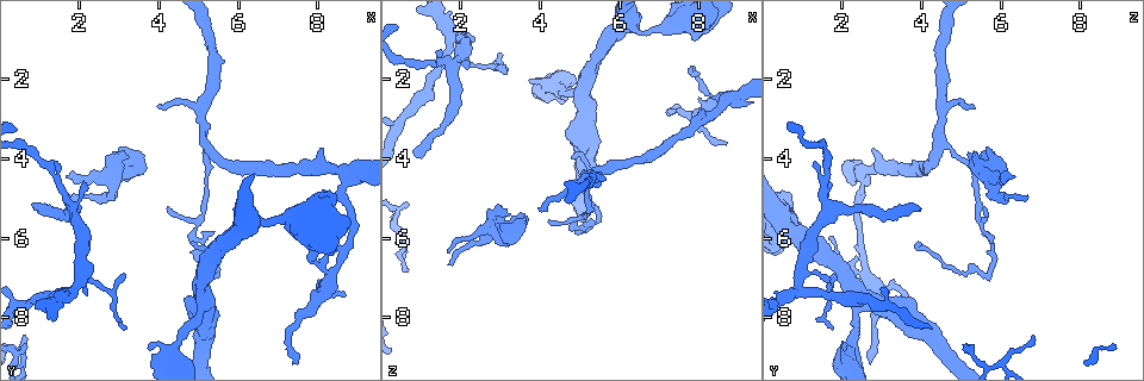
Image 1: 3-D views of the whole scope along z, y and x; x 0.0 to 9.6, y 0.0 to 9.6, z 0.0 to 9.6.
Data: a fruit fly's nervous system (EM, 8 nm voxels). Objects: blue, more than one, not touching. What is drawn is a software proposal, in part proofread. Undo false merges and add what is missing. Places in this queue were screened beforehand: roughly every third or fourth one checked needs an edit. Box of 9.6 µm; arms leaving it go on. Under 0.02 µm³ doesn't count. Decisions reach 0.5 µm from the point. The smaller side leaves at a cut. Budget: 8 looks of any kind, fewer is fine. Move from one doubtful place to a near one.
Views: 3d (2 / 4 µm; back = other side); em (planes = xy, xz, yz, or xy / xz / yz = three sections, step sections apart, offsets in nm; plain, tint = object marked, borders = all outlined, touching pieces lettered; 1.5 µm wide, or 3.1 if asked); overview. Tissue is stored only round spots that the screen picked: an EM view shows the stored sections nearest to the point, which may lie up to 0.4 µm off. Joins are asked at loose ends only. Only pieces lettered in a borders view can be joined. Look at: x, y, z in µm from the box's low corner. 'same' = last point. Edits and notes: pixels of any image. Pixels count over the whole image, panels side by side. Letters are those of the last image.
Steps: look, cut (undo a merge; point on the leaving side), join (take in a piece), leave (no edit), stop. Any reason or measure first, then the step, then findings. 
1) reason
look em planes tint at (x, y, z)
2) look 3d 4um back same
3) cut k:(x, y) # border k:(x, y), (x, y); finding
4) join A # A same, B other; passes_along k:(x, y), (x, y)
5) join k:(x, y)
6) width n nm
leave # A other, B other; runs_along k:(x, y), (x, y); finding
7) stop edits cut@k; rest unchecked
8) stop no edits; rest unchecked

tapers out
look em xz step 4 tint at (0.80, 5.20, 3.80)

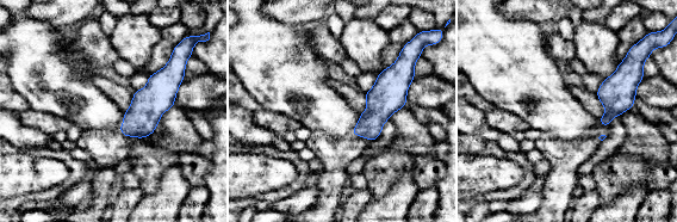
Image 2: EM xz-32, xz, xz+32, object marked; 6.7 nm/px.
look em planes borders same

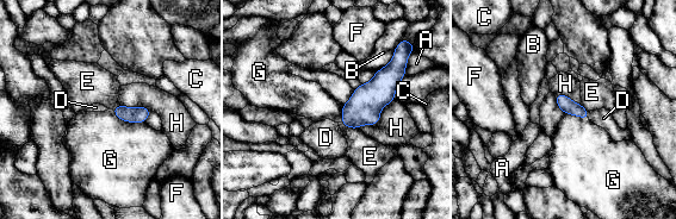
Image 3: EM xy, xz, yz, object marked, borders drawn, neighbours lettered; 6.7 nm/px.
join D # A other, B other, C other, D same, E other, F other, G other, H other; passes_along 3:(566, 105), (588, 116), (603, 118); the cell continues

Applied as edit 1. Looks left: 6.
look overview

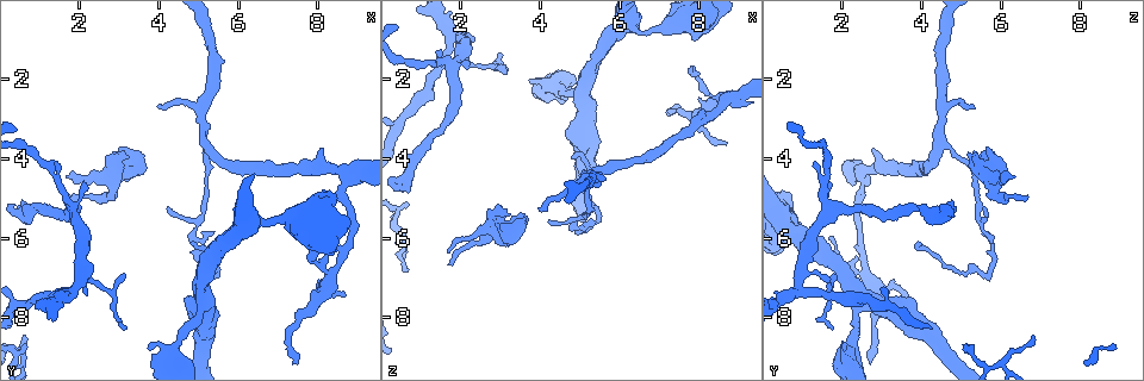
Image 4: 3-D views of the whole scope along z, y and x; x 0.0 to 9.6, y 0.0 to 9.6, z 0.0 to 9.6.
abrupt turn
look em xz step 4 borders at (6.35, 5.65, 0.70)

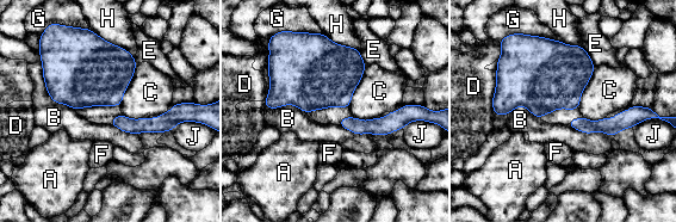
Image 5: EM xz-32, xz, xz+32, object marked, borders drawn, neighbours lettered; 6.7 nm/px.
width 280 nm
leave # A other, B other, C other, D other, E other, F other, G other, H other, J other; border 5:(137, 63), (134, 76), (119, 105); continuous, no second cell

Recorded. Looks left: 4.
sharp bend
look 3d 2um at (5.15, 3.65, 4.35)

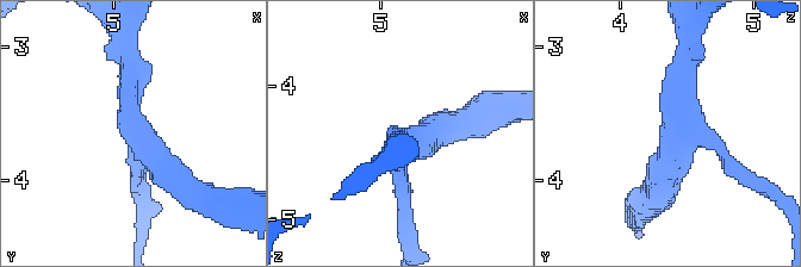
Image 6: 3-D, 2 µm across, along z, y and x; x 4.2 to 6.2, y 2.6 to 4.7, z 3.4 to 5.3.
arms 3; now the EM
look em planes borders at (5.20, 3.66, 4.38)

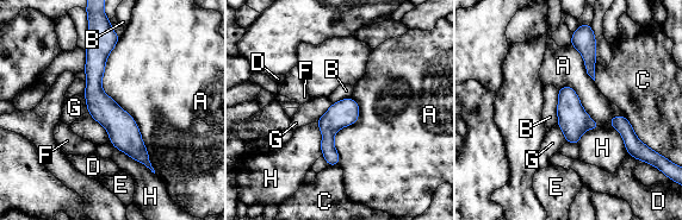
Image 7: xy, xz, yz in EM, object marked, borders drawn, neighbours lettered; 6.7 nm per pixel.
width 180 nm
leave # A other, B other, C other, D other, E other, F other, G other, H other; border 7:(333, 104), (316, 121); continuous, no second cell

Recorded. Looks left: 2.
stop edits join@3; rest unchecked

